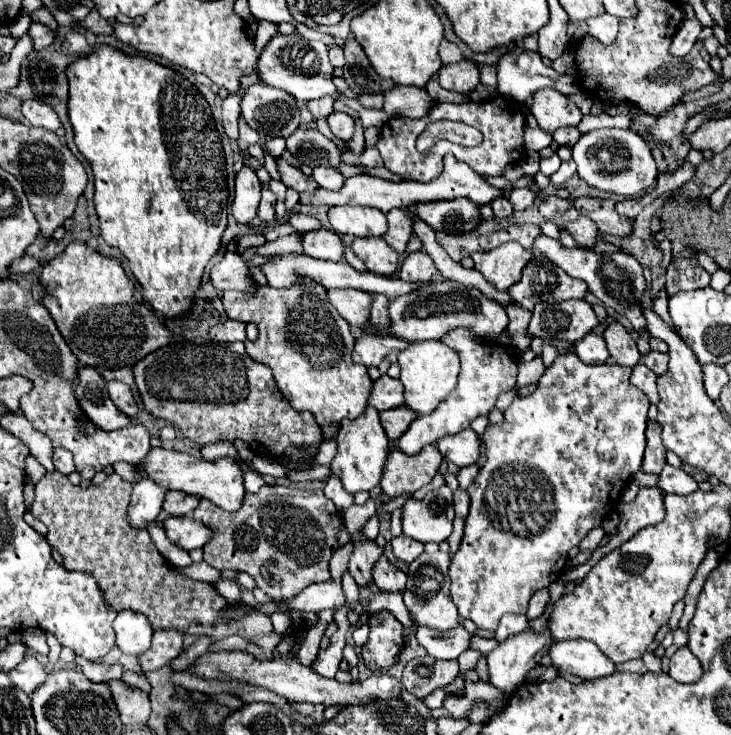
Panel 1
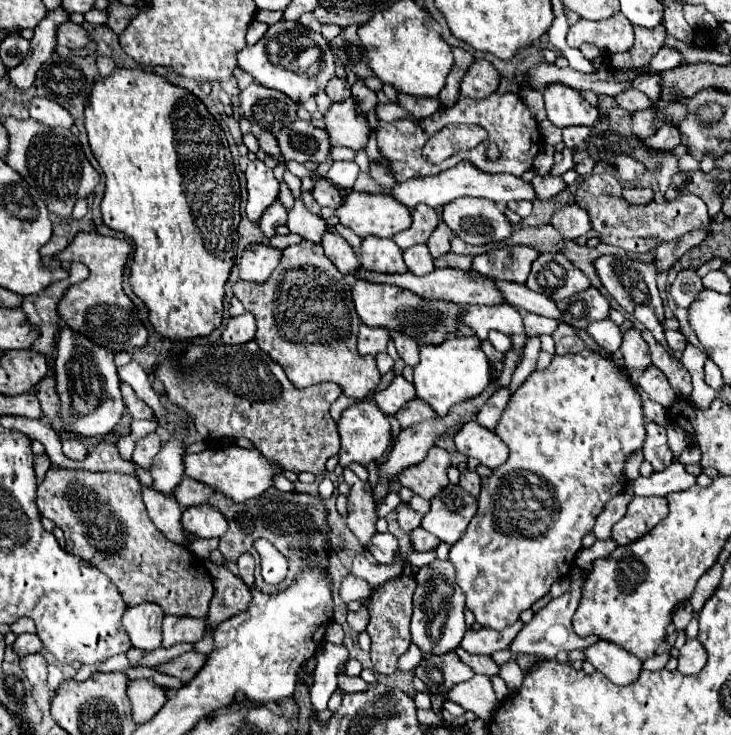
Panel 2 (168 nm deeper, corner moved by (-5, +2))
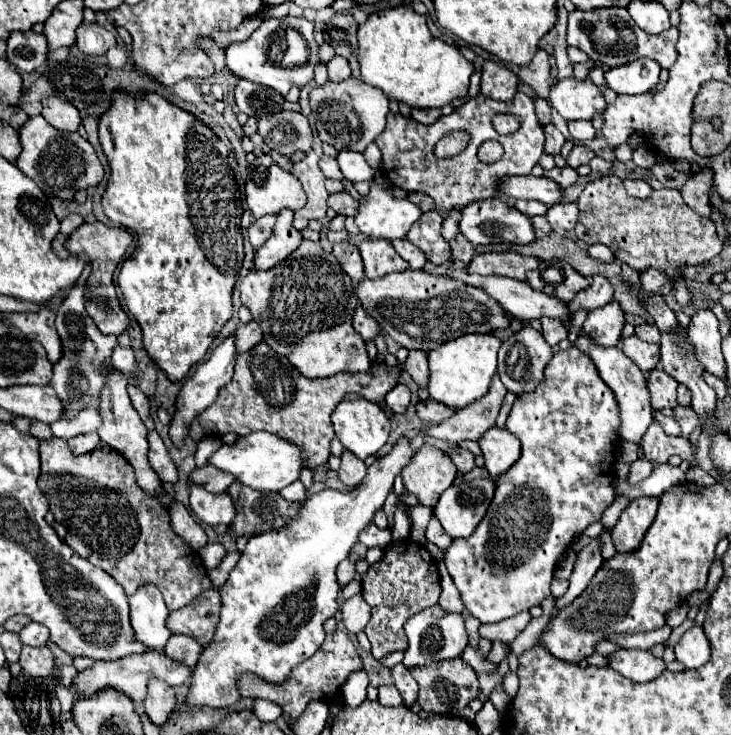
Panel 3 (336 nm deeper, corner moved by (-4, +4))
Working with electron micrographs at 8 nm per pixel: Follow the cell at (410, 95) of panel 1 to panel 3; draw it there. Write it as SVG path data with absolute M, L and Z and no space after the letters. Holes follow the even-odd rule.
M412 108L412 118L422 124L434 124L440 116L438 108Z

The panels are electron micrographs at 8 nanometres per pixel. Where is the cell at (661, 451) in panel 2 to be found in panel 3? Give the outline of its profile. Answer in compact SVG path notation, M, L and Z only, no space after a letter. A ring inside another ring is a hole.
M652 422L646 434L642 436L642 450L644 456L652 464L664 464L672 454L682 456L684 460L692 460L690 456L690 444L684 436L668 436L664 434L662 426L658 422Z

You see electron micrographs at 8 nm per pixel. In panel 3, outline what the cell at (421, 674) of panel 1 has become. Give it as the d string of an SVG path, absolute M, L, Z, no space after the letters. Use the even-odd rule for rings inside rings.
M462 658L454 660L440 660L438 664L426 664L422 668L410 668L410 674L420 686L418 704L428 714L450 714L454 710L464 708L472 698L478 698L478 678L472 666L468 666Z

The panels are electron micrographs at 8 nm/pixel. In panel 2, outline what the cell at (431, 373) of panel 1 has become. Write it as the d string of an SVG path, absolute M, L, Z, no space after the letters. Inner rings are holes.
M451 338L441 346L421 346L421 362L415 366L415 388L417 398L425 400L437 416L447 416L449 408L479 396L489 386L489 360L481 350L481 340L471 338Z

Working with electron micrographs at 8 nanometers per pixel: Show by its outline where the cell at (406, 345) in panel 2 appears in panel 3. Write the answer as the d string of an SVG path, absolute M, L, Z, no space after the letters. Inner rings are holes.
M422 350L408 352L408 358L404 362L404 370L414 378L416 384L420 384L420 386L428 384L428 358Z

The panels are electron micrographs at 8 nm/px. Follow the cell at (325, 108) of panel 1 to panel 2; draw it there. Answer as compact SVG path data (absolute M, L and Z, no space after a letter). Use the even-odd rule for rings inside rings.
M333 76L327 84L327 96L333 100L333 102L339 102L343 98L349 98L351 96L351 86L347 82L347 78L339 78L339 76Z

